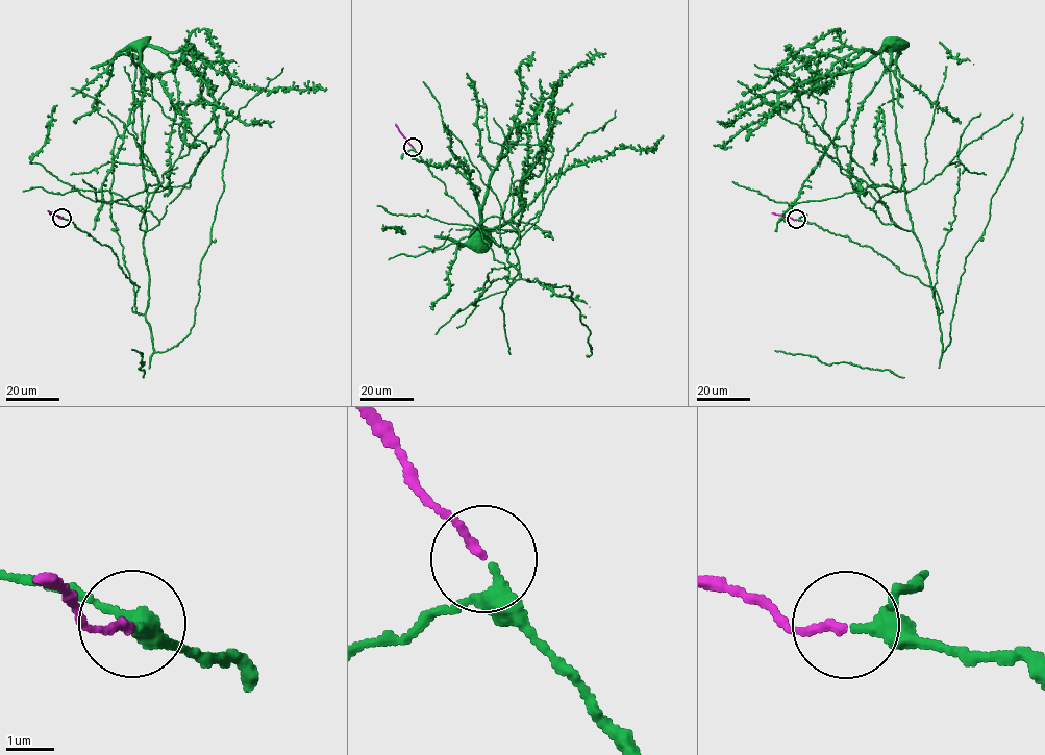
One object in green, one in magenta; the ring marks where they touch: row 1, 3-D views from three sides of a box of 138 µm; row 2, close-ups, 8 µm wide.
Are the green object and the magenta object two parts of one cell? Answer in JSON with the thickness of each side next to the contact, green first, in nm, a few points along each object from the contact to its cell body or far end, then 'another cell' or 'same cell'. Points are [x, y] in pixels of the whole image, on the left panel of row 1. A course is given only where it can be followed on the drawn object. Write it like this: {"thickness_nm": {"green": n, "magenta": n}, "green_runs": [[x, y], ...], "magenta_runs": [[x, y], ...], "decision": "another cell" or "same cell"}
{"thickness_nm": {"green": 280, "magenta": 170}, "green_runs": [[61, 218], [110, 247], [139, 287], [143, 315], [139, 50], [176, 105], [209, 102], [271, 127]], "magenta_runs": [[61, 218], [48, 210]], "decision": "same cell"}

